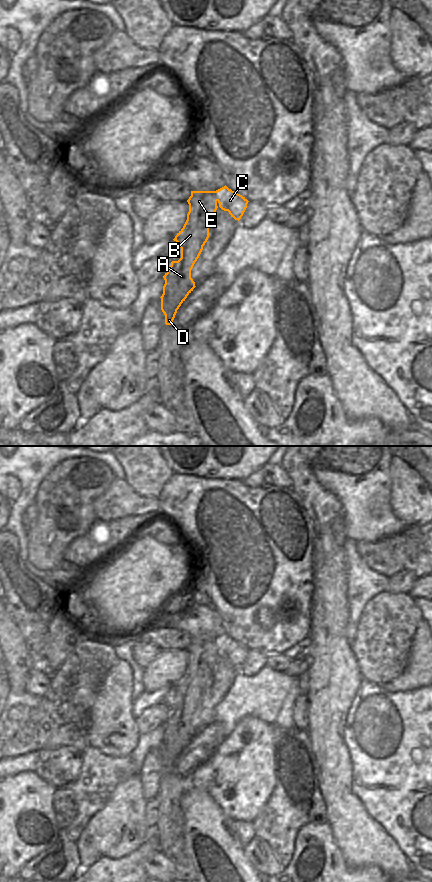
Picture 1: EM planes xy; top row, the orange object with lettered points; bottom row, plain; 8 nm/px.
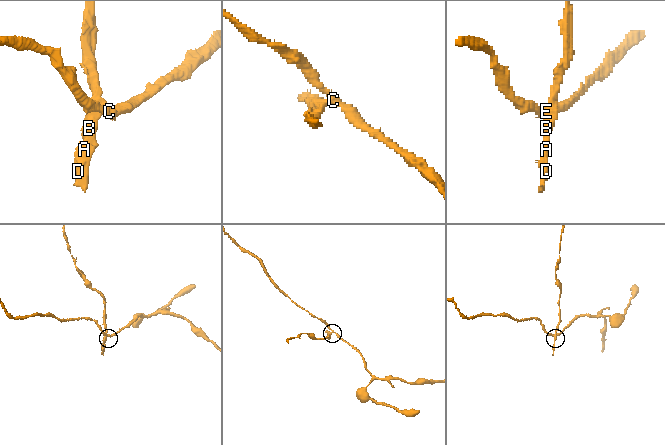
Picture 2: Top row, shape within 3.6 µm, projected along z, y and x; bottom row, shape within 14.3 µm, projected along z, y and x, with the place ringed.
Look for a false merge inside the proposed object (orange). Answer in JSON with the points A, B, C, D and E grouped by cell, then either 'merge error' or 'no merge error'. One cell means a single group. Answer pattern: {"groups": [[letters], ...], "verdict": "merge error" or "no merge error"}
{"groups": [["A", "B", "D", "E"], ["C"]], "verdict": "merge error"}

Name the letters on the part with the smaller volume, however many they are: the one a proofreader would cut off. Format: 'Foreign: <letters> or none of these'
Foreign: A, B, D, E

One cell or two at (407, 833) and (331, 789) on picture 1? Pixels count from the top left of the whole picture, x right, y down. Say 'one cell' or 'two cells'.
two cells

